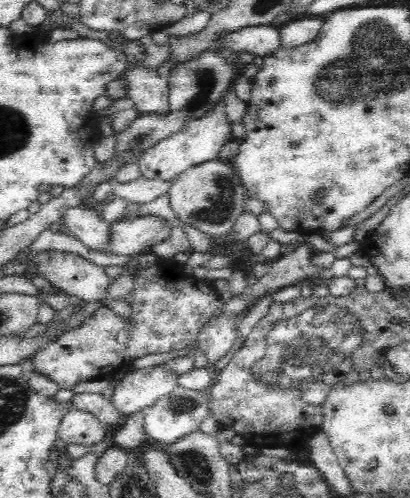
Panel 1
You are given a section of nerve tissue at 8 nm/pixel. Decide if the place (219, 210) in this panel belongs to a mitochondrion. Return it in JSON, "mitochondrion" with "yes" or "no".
{"mitochondrion":"yes"}

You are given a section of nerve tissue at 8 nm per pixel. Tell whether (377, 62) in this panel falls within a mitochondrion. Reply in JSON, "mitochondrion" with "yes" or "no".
{"mitochondrion":"yes"}

